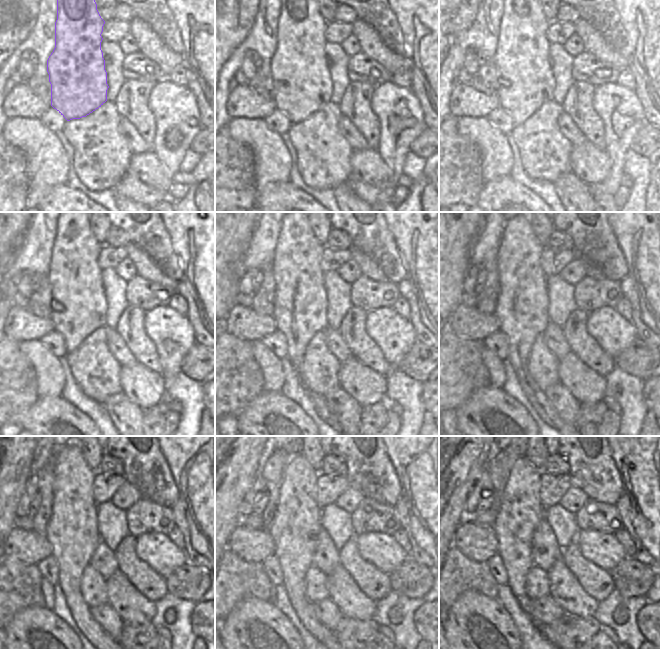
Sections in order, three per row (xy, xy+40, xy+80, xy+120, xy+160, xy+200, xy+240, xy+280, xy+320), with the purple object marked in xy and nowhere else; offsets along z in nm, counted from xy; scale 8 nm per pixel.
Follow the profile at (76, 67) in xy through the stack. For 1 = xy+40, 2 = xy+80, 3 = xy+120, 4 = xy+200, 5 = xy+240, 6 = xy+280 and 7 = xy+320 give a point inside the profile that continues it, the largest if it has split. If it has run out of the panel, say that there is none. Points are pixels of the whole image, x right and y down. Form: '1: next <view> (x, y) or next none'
1: next xy+40 (301, 80)
2: next xy+80 (526, 82)
3: next xy+120 (78, 307)
4: next xy+200 (522, 305)
5: next xy+240 (72, 531)
6: next xy+280 (296, 523)
7: next xy+320 (520, 513)

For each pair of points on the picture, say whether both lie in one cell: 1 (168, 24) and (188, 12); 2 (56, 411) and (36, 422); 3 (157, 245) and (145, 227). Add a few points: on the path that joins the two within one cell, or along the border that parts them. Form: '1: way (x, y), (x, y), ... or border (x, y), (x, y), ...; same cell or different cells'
1: border (170, 10), (183, 41); different cells
2: way (51, 416), (46, 420), (41, 420); same cell
3: way (155, 241), (147, 231); same cell

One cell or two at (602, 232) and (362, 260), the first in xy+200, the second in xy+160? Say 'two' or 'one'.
two

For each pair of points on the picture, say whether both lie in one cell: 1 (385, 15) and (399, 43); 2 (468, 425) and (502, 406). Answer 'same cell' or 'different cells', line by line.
1: same cell
2: same cell

